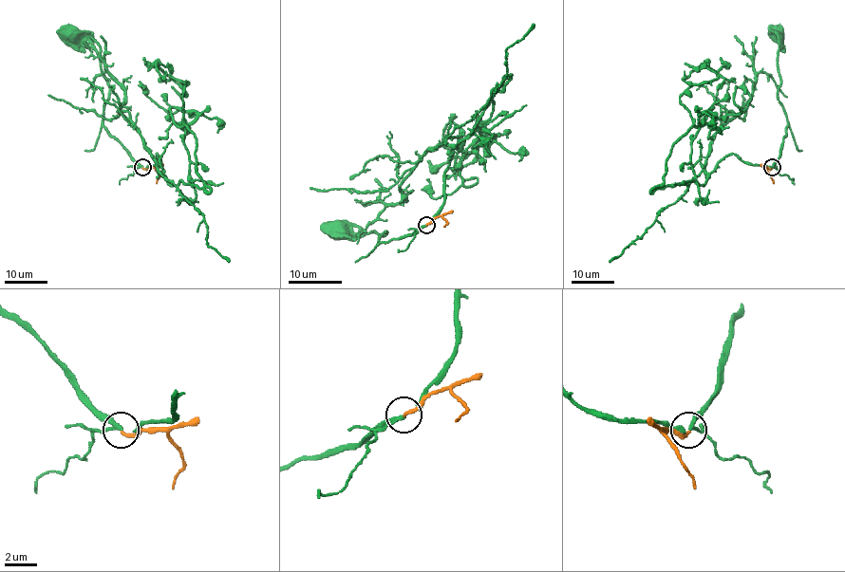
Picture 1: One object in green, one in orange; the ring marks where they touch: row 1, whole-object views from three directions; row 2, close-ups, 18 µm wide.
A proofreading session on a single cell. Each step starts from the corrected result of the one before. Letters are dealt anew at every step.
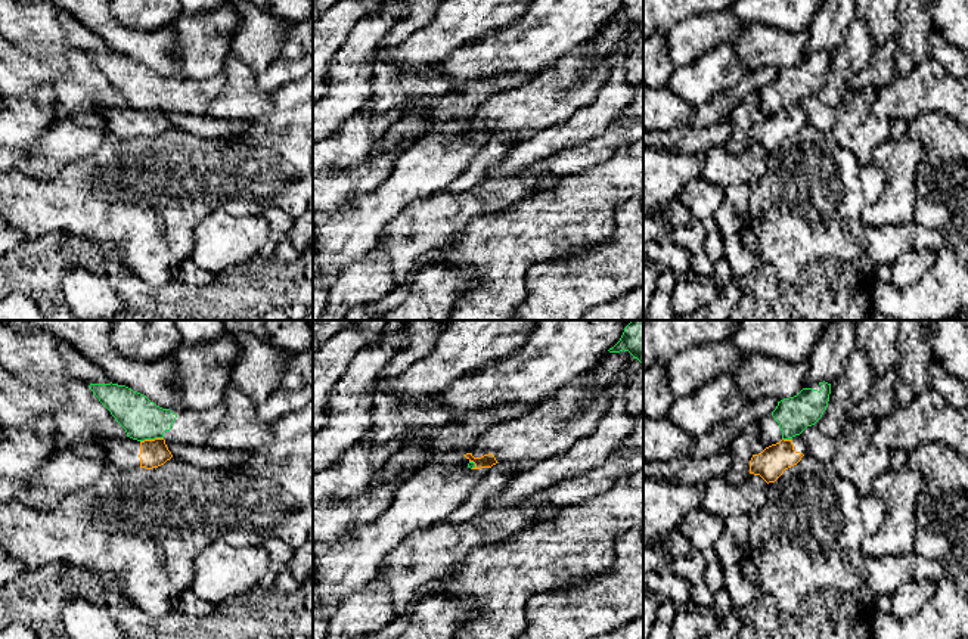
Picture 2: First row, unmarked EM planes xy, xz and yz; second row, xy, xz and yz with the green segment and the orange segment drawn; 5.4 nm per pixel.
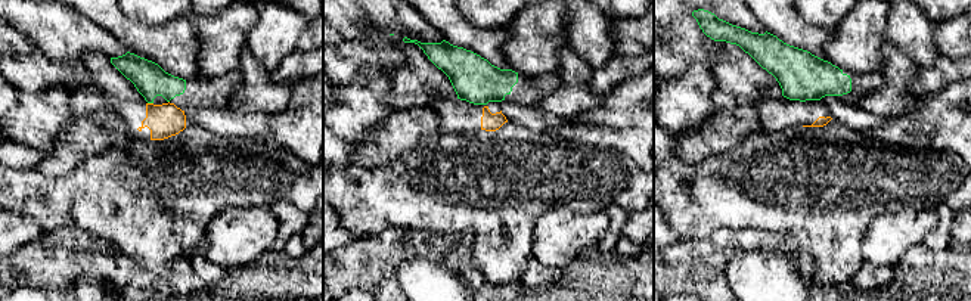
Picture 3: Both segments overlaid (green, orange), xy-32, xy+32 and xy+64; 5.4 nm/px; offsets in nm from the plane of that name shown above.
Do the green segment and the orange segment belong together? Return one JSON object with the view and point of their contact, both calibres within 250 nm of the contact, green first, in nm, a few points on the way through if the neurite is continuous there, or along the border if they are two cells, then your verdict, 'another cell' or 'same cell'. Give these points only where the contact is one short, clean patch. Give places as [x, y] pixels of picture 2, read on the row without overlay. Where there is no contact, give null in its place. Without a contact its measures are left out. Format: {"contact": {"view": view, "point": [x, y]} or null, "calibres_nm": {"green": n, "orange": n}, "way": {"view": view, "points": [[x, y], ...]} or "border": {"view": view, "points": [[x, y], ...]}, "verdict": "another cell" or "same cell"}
{"contact": {"view": "xy", "point": [151, 108]}, "calibres_nm": {"green": 220, "orange": 150}, "verdict": "another cell"}

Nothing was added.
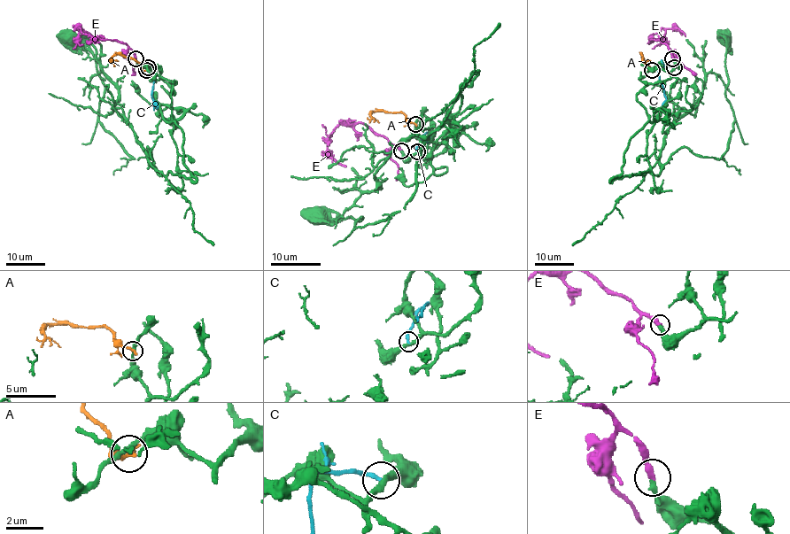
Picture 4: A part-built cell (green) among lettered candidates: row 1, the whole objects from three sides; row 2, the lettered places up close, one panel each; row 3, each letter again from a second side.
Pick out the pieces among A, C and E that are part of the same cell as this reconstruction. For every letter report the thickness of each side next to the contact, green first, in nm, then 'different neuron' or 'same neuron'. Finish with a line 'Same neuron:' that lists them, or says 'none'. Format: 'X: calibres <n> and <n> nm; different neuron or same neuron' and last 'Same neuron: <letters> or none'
A: calibres 240 and 240 nm; different neuron
C: calibres 300 and 220 nm; different neuron
E: calibres 280 and 320 nm; same neuron
Same neuron: E

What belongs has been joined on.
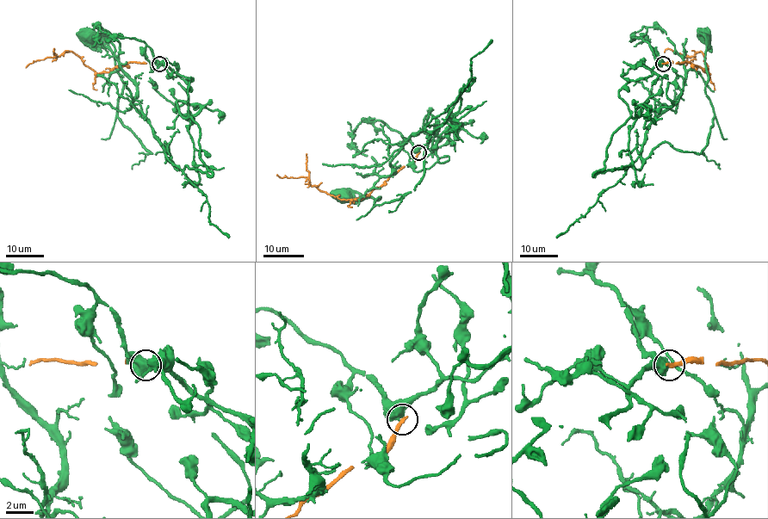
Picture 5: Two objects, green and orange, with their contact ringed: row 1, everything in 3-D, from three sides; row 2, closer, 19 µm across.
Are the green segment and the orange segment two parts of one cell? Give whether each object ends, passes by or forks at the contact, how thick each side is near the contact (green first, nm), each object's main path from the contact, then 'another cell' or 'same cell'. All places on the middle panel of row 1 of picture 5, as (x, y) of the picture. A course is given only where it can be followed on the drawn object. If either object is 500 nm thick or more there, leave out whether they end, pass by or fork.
calibres 700 and 300 nm; course green (418, 151), (454, 126), (449, 105), (450, 118), (467, 85), (430, 134), (415, 189), (374, 206), (342, 195); course orange (418, 152), (412, 163), (403, 165), (382, 185), (354, 199), (341, 200), (319, 191), (303, 176), (277, 175); another cell

